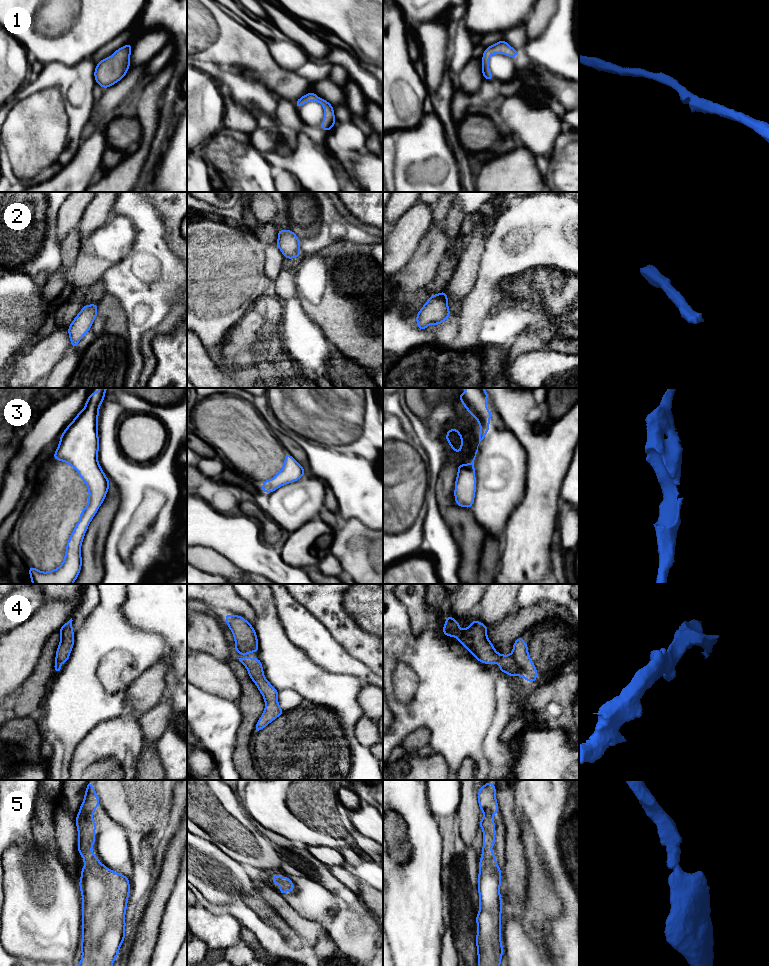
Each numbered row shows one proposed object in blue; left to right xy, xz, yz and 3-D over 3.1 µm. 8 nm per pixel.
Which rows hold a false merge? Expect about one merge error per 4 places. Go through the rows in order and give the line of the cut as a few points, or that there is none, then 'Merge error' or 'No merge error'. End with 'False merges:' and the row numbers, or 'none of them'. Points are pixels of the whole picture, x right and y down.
1: No split. No merge error
2: No split. No merge error
3: No split. No merge error
4: No split. No merge error
5: No split. No merge error
False merges: none of them

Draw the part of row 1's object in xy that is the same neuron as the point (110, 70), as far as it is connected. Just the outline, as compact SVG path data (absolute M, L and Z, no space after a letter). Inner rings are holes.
M129 43L98 62L94 71L96 84L106 89L125 77L130 68L131 49L132 43Z

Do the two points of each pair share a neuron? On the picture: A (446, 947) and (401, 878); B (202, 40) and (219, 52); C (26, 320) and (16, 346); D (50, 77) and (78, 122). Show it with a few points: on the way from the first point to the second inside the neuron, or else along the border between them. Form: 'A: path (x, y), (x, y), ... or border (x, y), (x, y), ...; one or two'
A: border (444, 927), (439, 942), (439, 955); two
B: path (206, 40), (215, 48); one
C: path (20, 326), (16, 330), (16, 340); one
D: path (65, 78), (77, 89), (81, 107); one

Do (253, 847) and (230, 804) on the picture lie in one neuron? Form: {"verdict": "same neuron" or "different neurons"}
{"verdict": "same neuron"}

